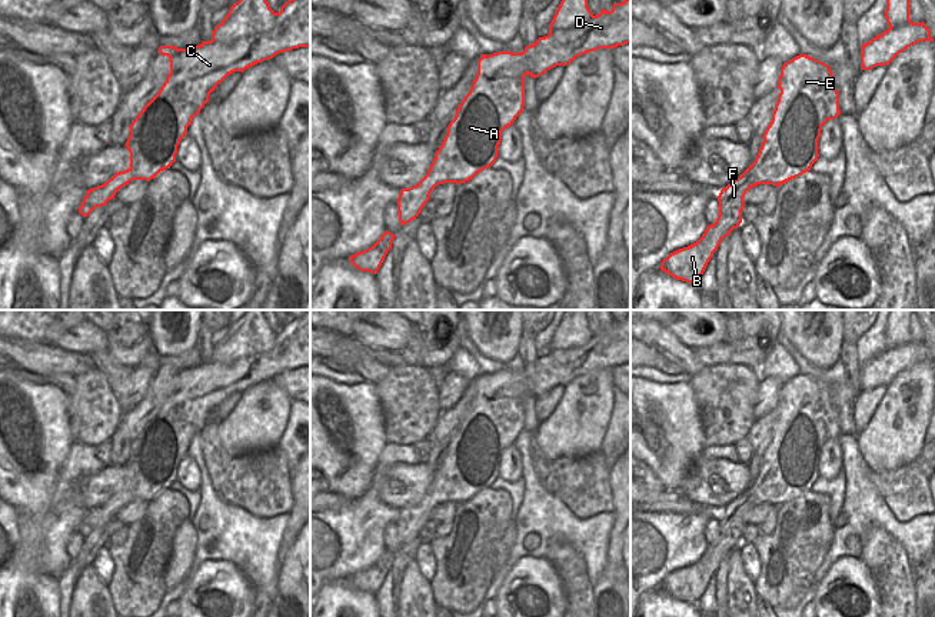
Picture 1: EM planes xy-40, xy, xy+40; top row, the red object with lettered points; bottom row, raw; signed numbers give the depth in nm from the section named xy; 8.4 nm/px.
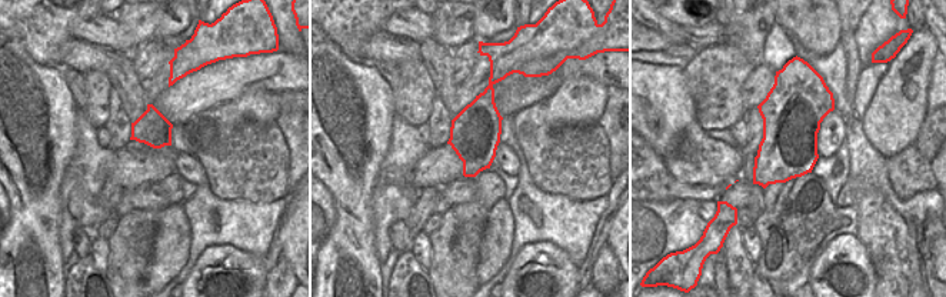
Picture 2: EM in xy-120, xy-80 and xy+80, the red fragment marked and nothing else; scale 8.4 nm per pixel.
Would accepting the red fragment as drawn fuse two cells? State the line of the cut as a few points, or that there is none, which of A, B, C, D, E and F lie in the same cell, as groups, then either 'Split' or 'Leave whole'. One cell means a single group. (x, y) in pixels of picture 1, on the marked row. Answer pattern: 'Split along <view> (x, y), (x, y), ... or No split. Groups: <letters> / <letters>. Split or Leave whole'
No split. Groups: A B C D E F. Leave whole.

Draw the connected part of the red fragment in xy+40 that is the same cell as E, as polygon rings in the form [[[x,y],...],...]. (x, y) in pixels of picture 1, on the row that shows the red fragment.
[[[799,54],[783,63],[776,86],[781,93],[755,161],[721,190],[719,216],[702,237],[671,253],[661,270],[696,284],[721,241],[742,223],[743,197],[758,184],[781,186],[809,171],[818,160],[822,126],[841,114],[839,93],[828,64]]]

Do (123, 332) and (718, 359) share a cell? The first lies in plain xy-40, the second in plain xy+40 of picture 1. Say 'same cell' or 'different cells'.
same cell

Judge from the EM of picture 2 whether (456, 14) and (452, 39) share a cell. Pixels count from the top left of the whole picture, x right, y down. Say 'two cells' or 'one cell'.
one cell

